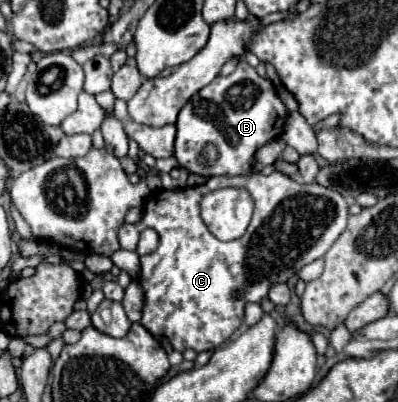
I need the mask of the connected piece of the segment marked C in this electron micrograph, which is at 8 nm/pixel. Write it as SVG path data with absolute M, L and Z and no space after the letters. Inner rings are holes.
M272 171L270 175L256 173L252 177L212 177L200 187L152 191L144 205L142 219L134 225L122 225L118 233L120 247L130 251L136 251L138 235L146 227L156 229L160 235L158 249L150 255L140 257L140 287L144 291L144 309L140 323L152 335L168 337L174 351L212 351L228 341L230 335L244 323L244 309L248 303L260 303L268 295L268 289L272 285L286 283L290 277L298 275L304 265L322 257L346 229L346 221L348 203L338 191L322 187L318 183L298 183L288 175L282 175L280 171ZM224 187L244 187L254 199L252 225L248 225L246 233L240 239L228 243L216 239L200 217L200 199Z

